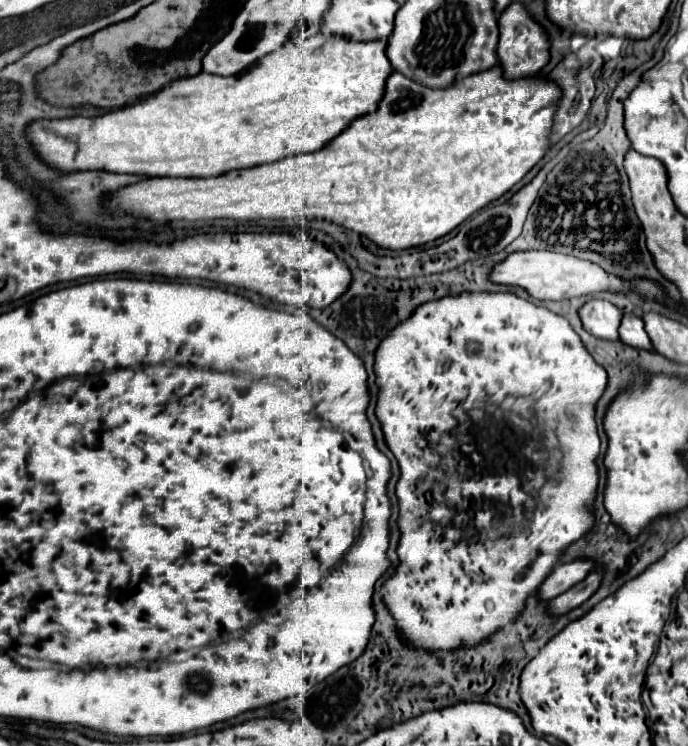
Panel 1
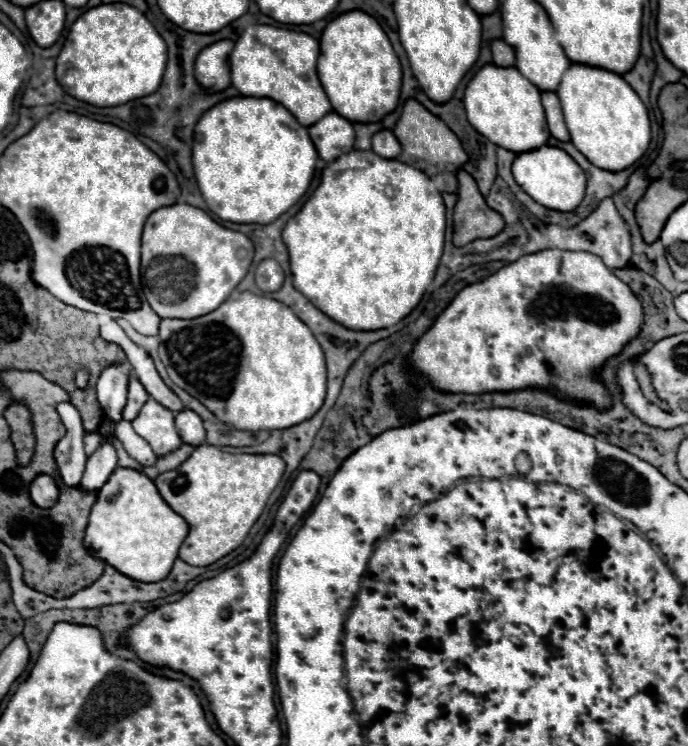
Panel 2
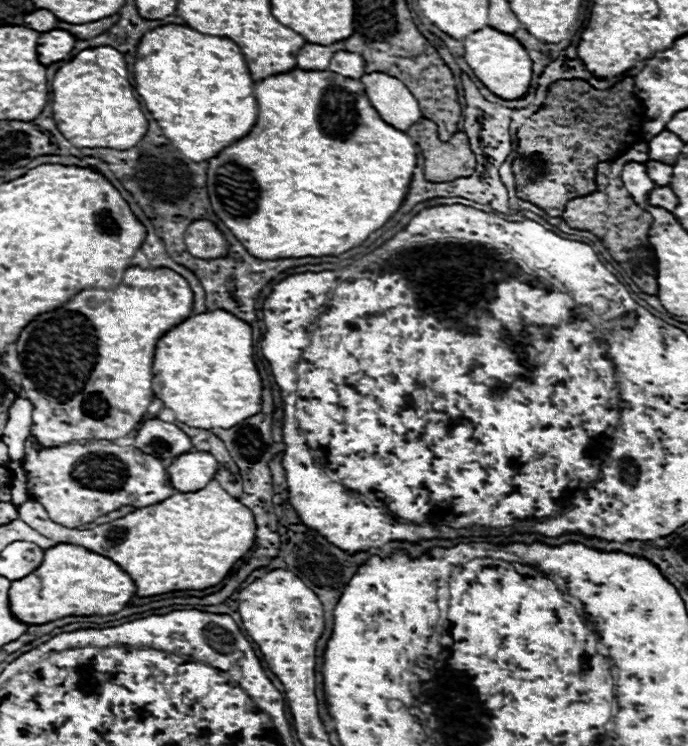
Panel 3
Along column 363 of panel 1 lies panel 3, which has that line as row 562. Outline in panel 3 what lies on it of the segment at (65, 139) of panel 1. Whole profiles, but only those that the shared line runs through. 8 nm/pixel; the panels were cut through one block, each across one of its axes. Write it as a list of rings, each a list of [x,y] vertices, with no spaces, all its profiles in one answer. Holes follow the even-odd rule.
[[[56,544],[52,548],[46,550],[42,564],[30,572],[26,578],[14,580],[12,582],[12,590],[8,592],[12,598],[12,612],[16,614],[16,618],[20,618],[22,622],[28,624],[46,624],[64,616],[108,616],[108,614],[116,614],[120,612],[136,594],[136,584],[134,580],[110,558],[90,552],[82,546],[76,544]]]

